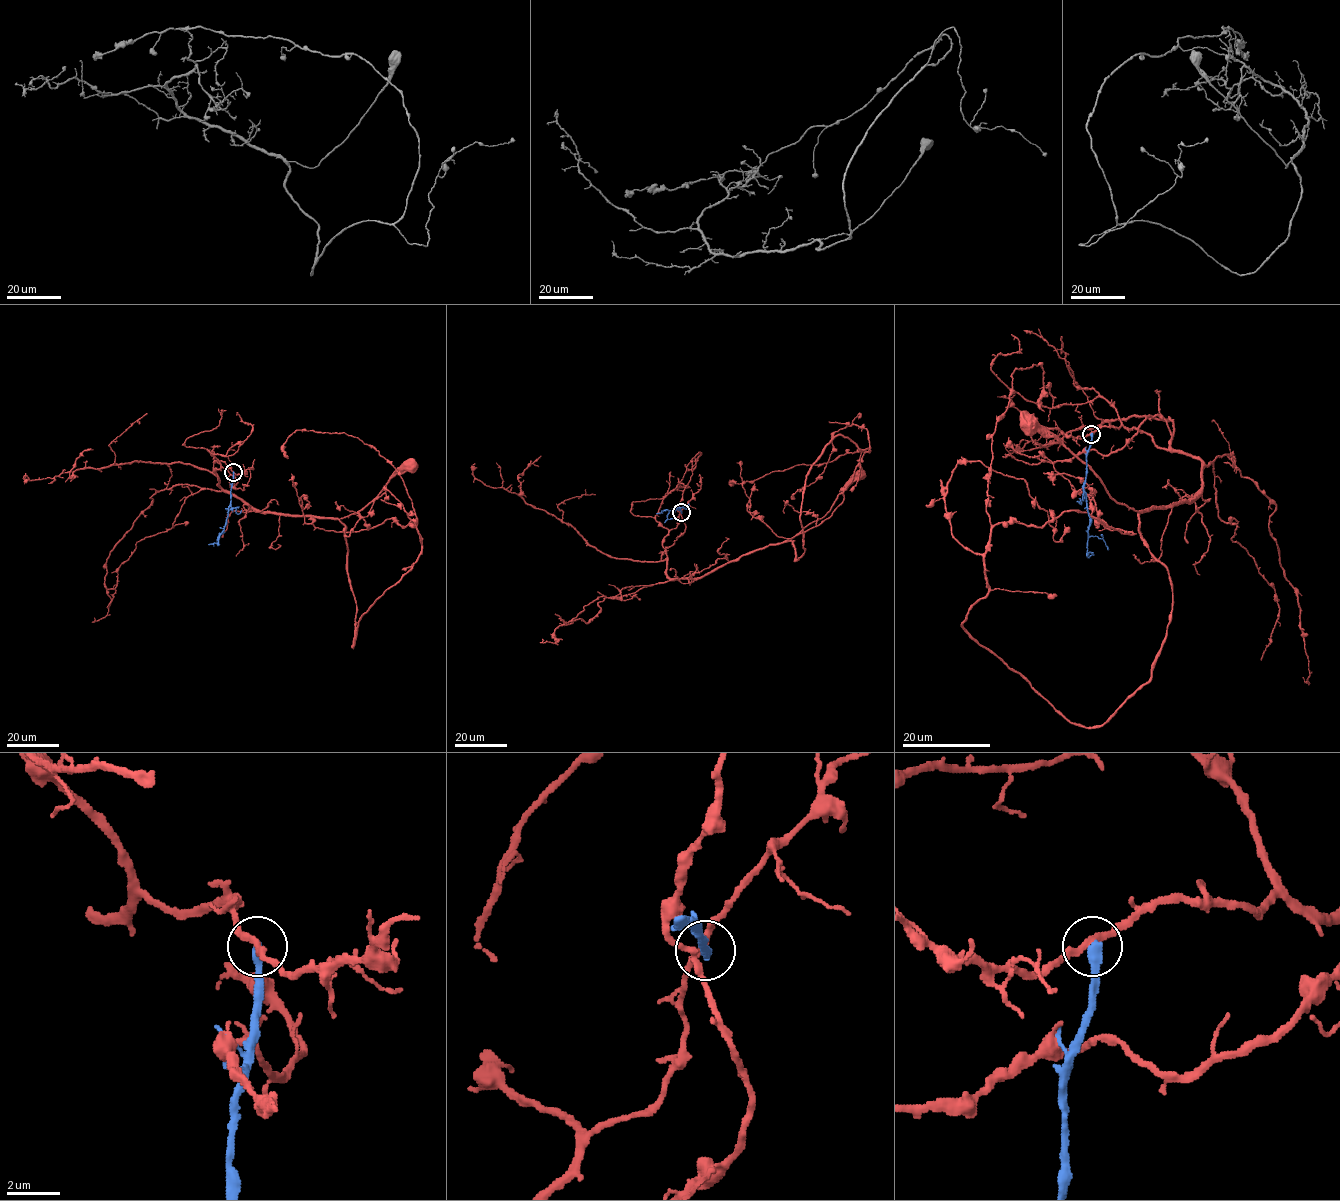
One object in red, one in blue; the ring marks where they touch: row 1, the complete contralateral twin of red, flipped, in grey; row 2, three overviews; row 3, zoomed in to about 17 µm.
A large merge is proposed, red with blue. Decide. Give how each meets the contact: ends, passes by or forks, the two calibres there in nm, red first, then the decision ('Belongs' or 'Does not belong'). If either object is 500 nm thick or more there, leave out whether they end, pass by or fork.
At the ring red passes by. At the ring blue ends. Thickness 240 nm (red) against 400 nm. Does not belong

